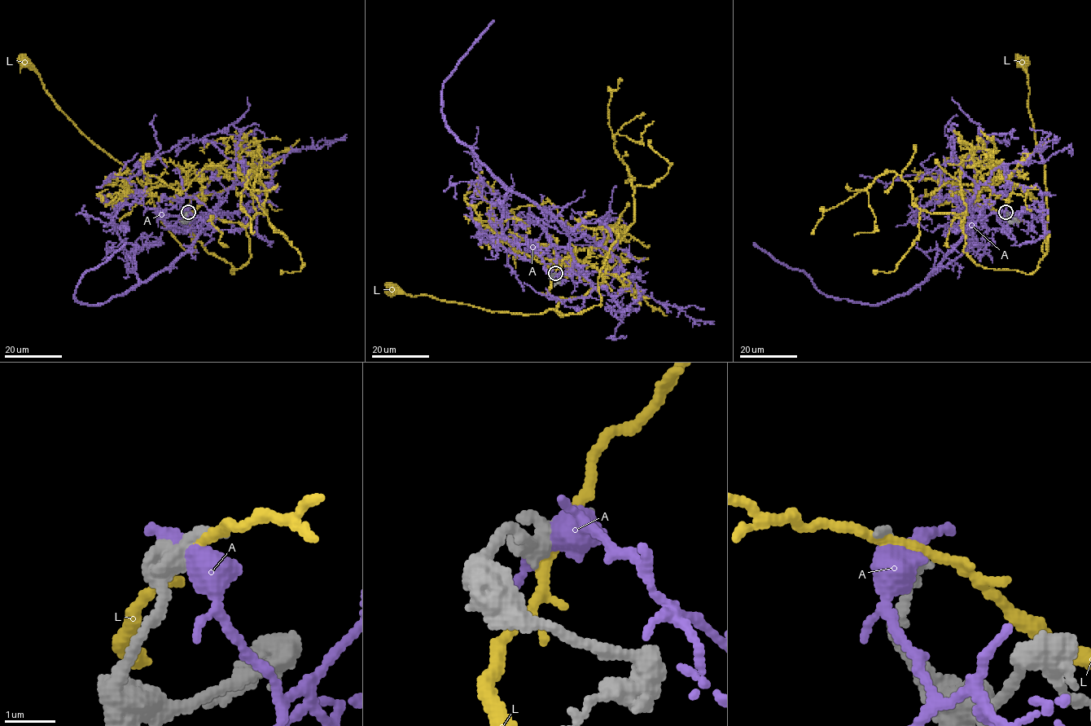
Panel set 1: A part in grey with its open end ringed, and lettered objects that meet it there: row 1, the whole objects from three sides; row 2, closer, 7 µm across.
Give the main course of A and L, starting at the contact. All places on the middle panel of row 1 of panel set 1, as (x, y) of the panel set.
A: (554, 273), (573, 264), (569, 235), (509, 191), (505, 236), (481, 239), (589, 245), (635, 285)
L: (554, 273), (571, 256), (602, 279), (564, 297), (555, 310), (563, 314), (488, 311), (392, 288)

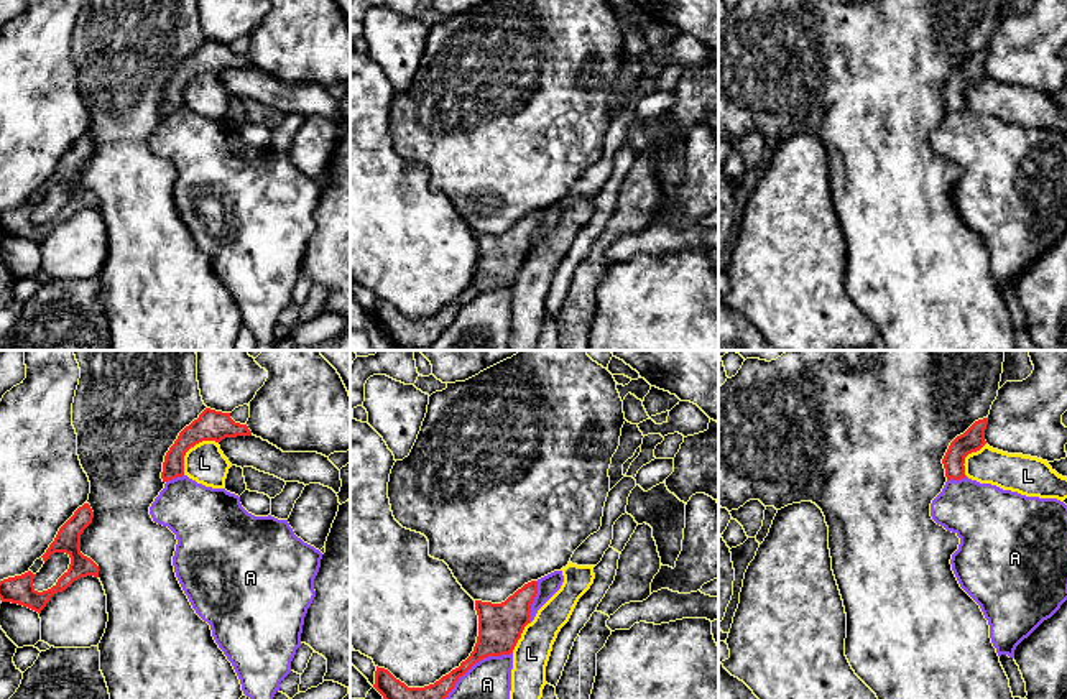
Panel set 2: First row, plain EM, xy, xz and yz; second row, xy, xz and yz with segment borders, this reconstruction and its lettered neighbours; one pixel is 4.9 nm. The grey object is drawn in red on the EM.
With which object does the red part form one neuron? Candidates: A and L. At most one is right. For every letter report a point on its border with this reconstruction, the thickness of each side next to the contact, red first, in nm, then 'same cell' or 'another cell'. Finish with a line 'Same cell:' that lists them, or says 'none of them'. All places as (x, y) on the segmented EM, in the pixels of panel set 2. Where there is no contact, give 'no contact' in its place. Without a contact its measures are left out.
A: xz (475, 661) | 220/200 nm | another cell
L: xy (191, 446) | 150/200 nm | another cell
Same cell: none of them

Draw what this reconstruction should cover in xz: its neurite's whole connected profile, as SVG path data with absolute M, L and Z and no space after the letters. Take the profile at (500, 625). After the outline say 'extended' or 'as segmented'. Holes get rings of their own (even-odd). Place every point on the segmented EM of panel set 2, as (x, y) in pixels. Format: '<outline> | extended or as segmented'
M531 581L501 604L475 600L478 637L470 656L459 668L424 687L408 687L388 669L375 671L373 687L383 699L446 699L460 676L475 663L488 656L513 653L524 627L529 623L531 604L538 594L538 582Z | as segmented

